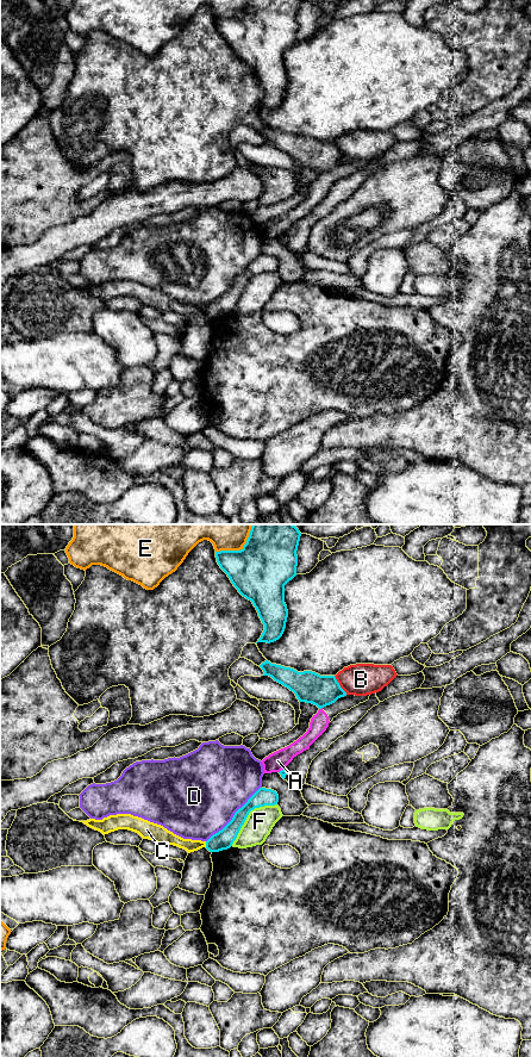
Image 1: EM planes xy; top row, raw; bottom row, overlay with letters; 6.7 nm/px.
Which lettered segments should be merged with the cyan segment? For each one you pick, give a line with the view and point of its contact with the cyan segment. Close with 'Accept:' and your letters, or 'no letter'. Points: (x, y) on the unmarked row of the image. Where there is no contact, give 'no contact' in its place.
Accept: no letter

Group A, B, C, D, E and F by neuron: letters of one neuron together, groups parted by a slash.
A / B / C / D / E / F

